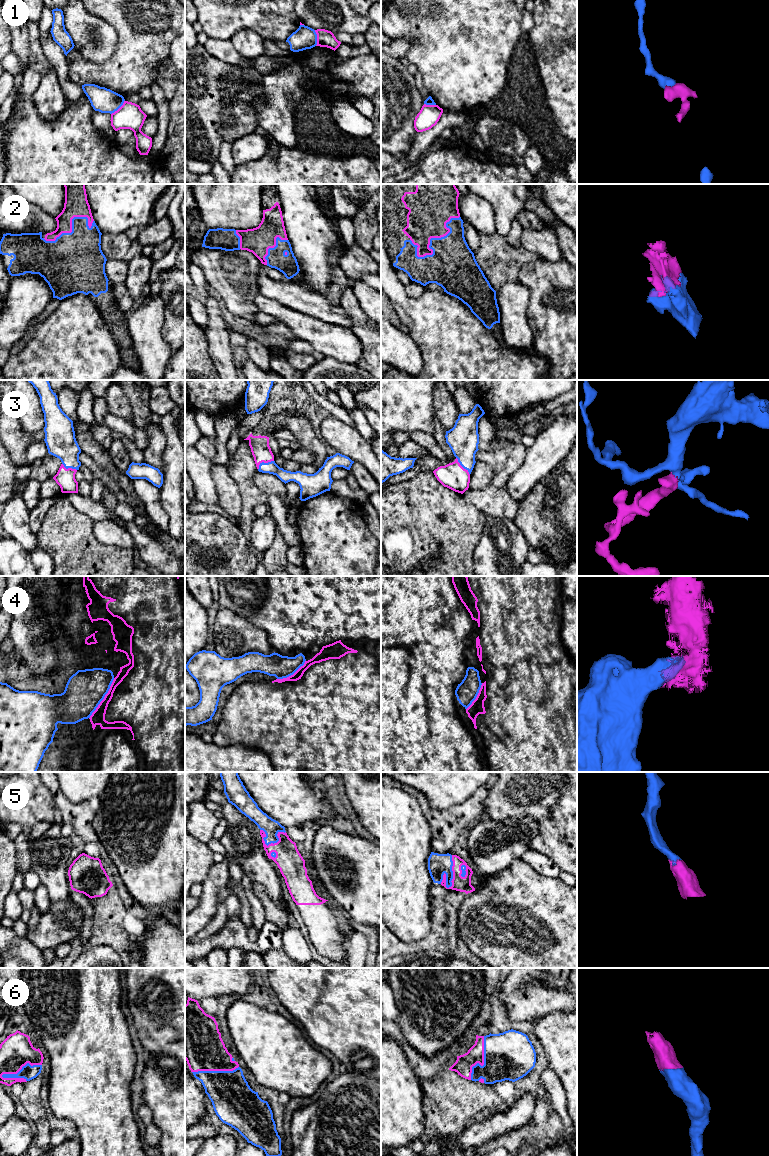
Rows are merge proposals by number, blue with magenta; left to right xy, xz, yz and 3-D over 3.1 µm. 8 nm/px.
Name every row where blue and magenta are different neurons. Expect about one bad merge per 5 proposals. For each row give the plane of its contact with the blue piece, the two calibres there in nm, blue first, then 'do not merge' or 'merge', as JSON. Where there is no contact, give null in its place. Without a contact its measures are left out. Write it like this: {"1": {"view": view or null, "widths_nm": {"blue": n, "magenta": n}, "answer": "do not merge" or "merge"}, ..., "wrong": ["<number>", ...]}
{"1": {"view": "xy", "widths_nm": {"blue": 200, "magenta": 200}, "answer": "do not merge"}, "2": {"view": "yz", "widths_nm": {"blue": 360, "magenta": 360}, "answer": "merge"}, "3": {"view": "xz", "widths_nm": {"blue": 100, "magenta": 160}, "answer": "merge"}, "4": {"view": "xy", "widths_nm": {"blue": 320, "magenta": 110}, "answer": "do not merge"}, "5": {"view": "yz", "widths_nm": {"blue": 170, "magenta": 130}, "answer": "merge"}, "6": {"view": "xy", "widths_nm": {"blue": 120, "magenta": 260}, "answer": "merge"}, "wrong": ["1", "4"]}

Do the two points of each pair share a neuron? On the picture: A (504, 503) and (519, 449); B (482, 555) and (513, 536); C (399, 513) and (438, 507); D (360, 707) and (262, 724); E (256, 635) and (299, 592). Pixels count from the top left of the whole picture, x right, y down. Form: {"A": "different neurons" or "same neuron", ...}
{"A": "same neuron", "B": "same neuron", "C": "same neuron", "D": "same neuron", "E": "different neurons"}

